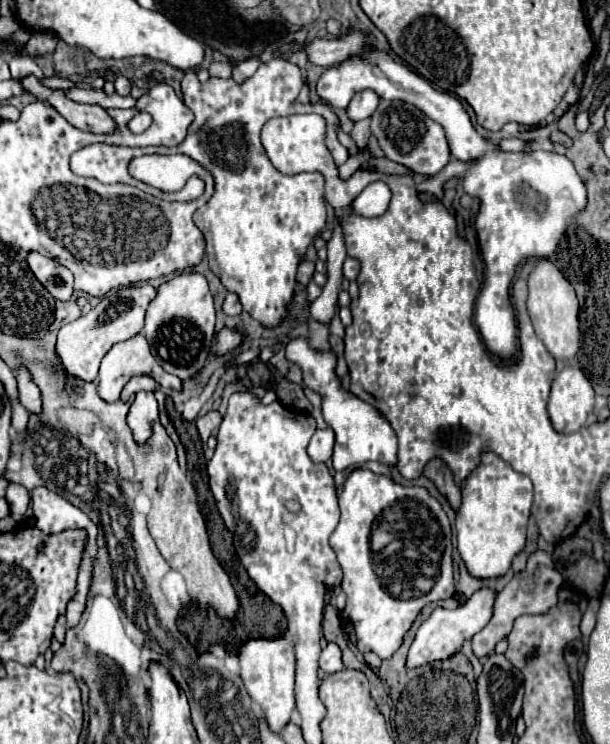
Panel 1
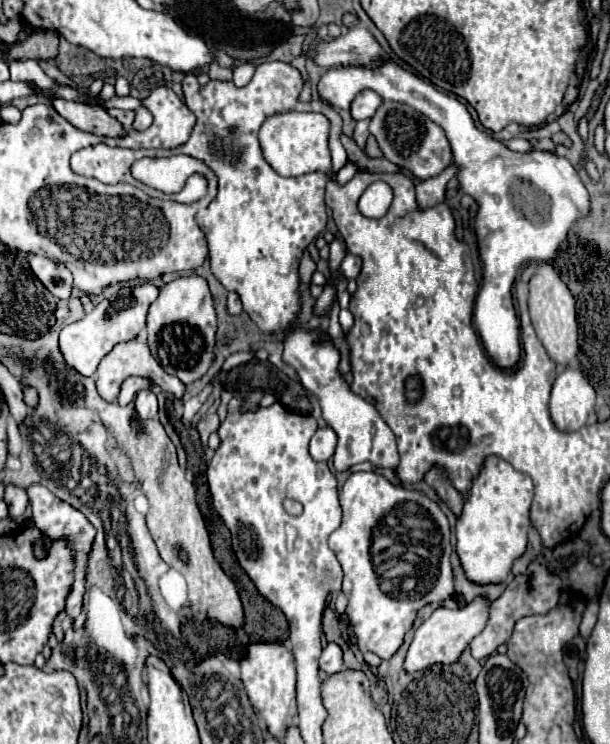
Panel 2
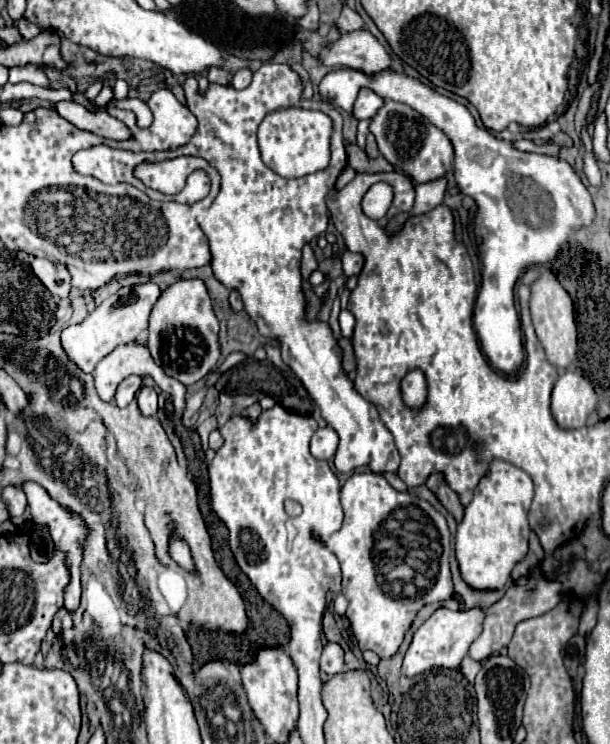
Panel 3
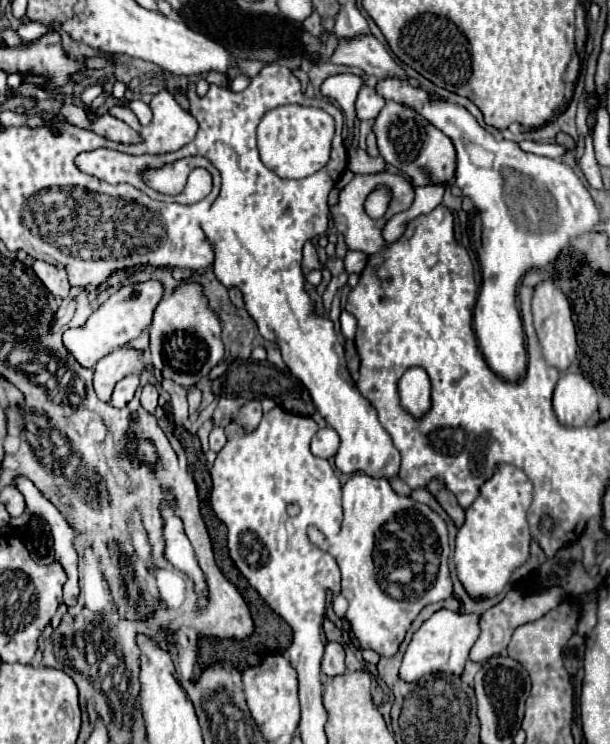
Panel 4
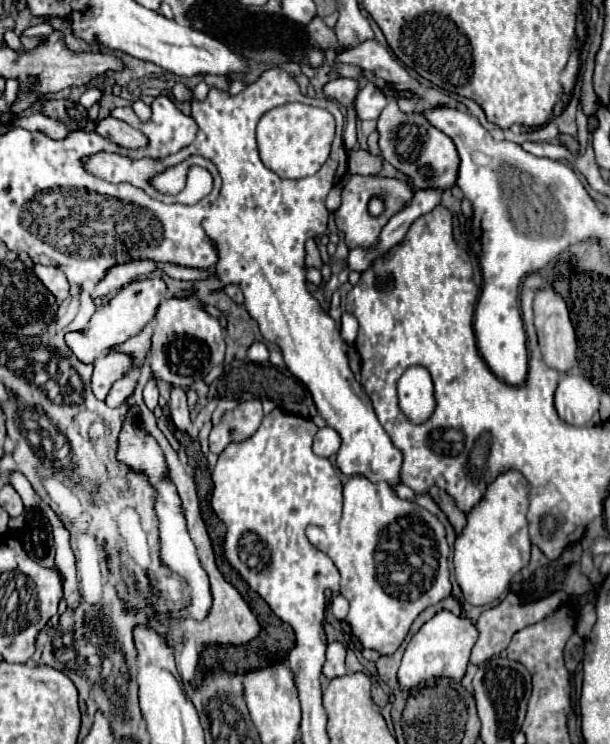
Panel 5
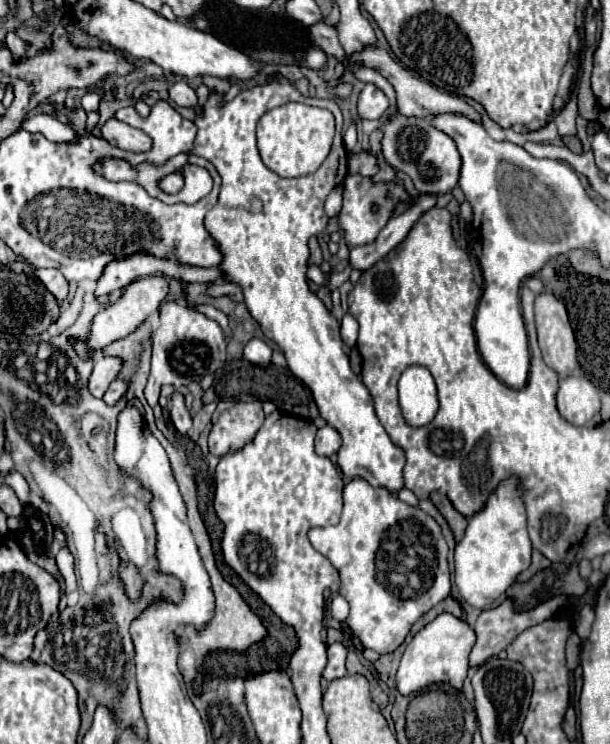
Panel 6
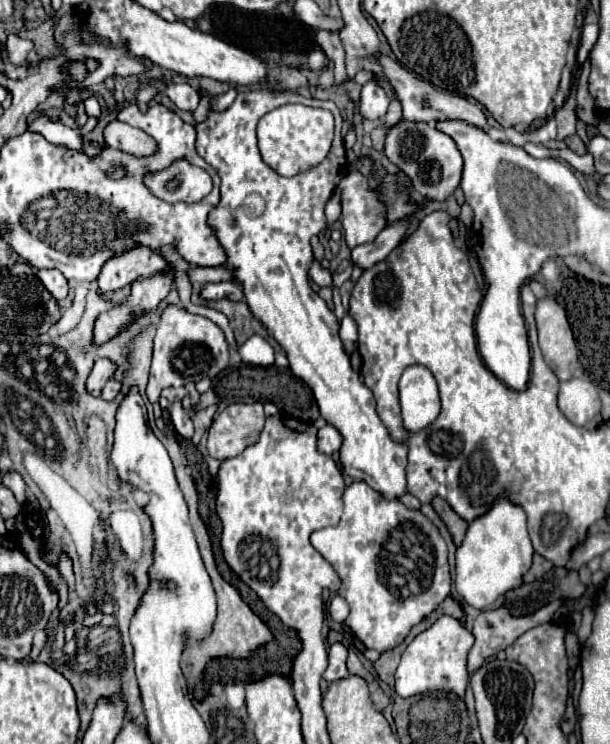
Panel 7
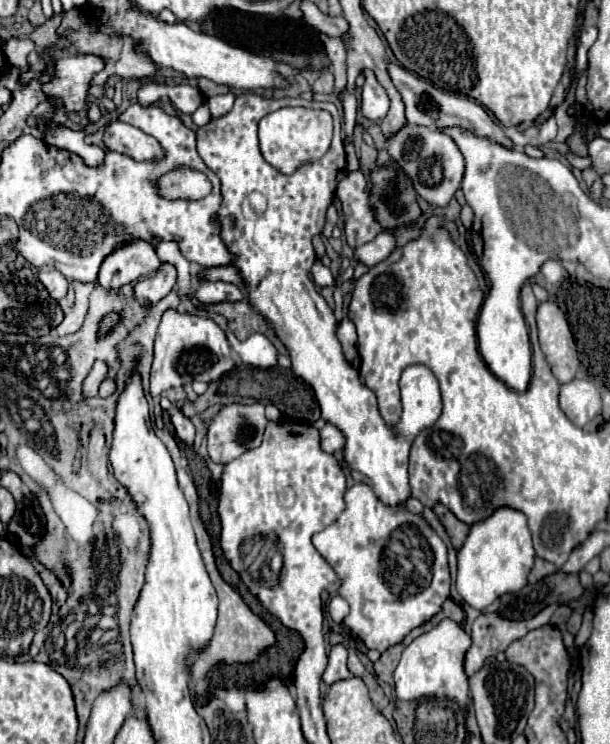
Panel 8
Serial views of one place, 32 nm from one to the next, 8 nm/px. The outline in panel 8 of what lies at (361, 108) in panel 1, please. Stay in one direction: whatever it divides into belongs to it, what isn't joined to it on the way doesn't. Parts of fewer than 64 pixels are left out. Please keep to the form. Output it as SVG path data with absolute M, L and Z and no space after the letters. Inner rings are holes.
M364 68L362 74L364 74L364 80L366 80L364 86L362 86L362 114L368 120L374 120L374 122L382 120L388 112L388 106L390 106L386 90L378 84L372 70Z

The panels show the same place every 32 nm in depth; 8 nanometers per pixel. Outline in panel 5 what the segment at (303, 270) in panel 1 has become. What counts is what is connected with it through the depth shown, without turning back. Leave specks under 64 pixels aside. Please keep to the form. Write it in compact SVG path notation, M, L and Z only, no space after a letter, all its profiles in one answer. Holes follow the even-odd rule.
M310 238L308 240L308 244L306 244L306 266L308 268L320 268L322 266L322 260L320 260L320 252L318 252L318 246L316 246L316 242L314 242L314 238Z

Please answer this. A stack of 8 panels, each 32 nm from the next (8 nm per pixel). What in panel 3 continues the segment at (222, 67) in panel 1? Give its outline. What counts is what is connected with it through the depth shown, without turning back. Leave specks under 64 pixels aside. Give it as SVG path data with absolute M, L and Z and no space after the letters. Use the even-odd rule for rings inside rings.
M210 68L206 78L208 78L210 82L216 82L216 84L228 84L228 82L232 80L230 72L226 72L226 70L220 70L220 68Z

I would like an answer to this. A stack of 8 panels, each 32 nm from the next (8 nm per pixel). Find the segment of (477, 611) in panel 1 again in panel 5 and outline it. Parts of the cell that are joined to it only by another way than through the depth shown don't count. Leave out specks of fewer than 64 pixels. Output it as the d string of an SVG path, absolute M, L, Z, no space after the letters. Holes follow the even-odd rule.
M448 610L438 612L432 620L428 620L410 640L406 652L402 656L402 664L398 670L398 684L402 690L412 690L430 678L450 678L454 682L462 682L470 658L470 650L476 644L478 630L476 626L462 616L454 616Z

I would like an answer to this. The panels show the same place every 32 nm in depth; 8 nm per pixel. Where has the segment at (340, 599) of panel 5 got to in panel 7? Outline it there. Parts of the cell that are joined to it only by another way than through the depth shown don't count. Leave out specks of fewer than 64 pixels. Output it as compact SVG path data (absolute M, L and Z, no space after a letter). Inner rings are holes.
M334 596L328 606L328 612L334 622L344 622L348 616L348 602L342 596Z

